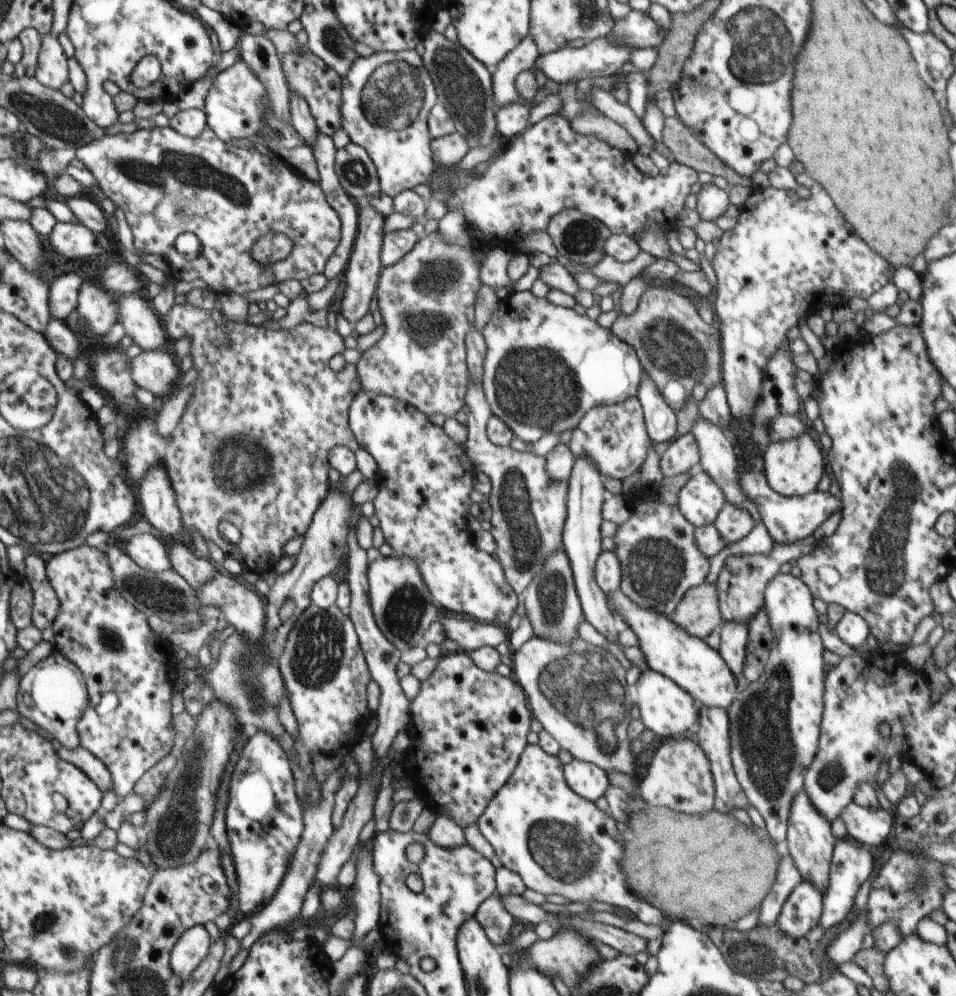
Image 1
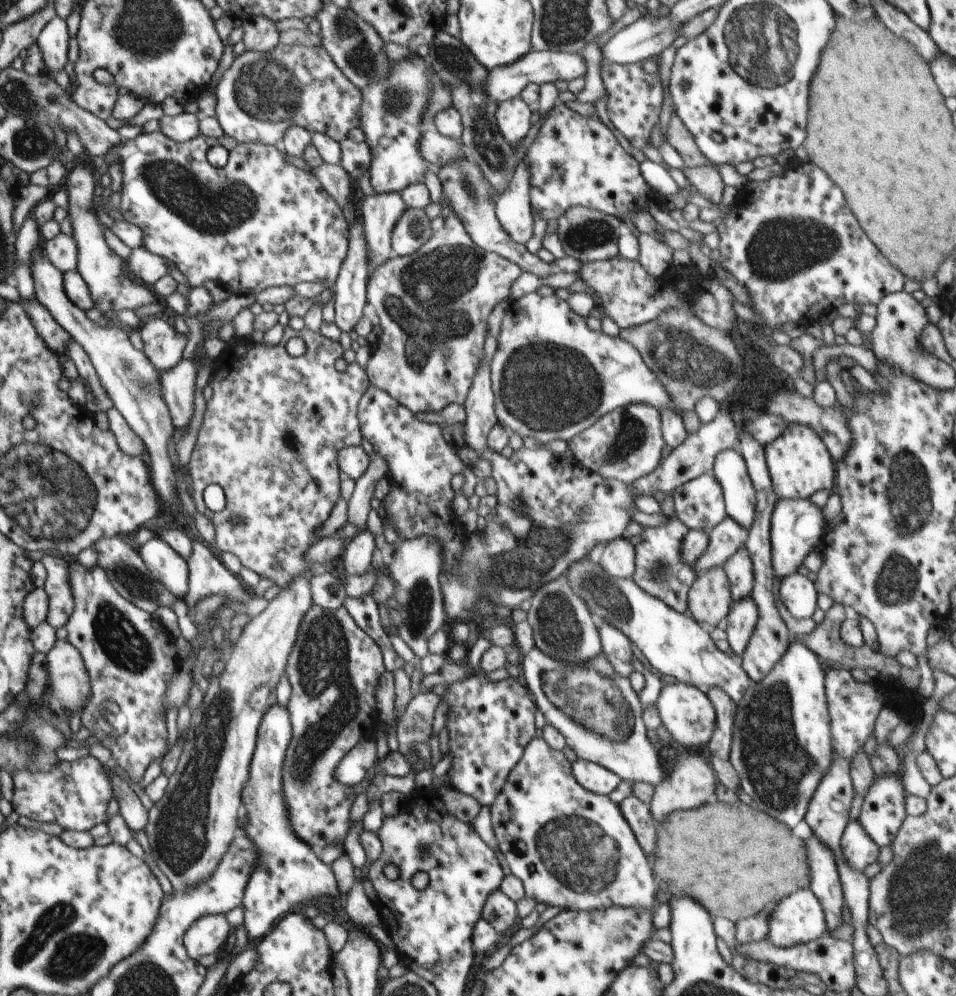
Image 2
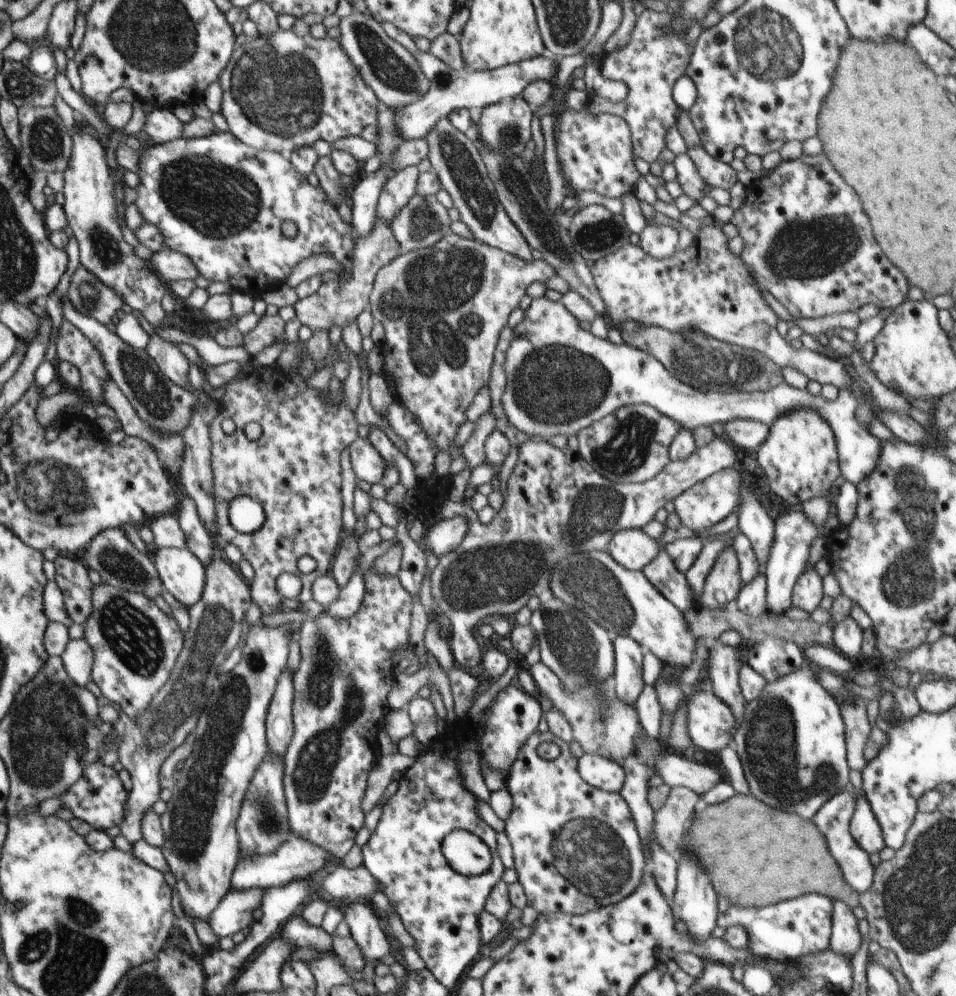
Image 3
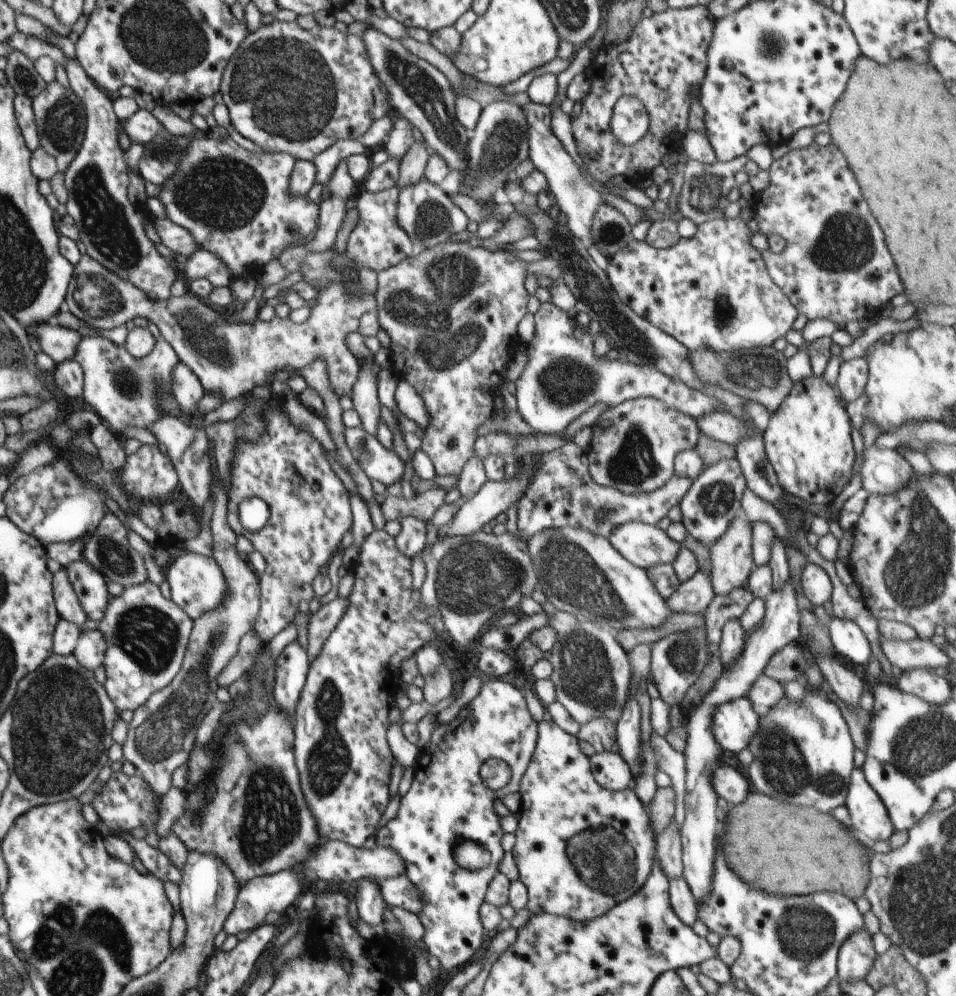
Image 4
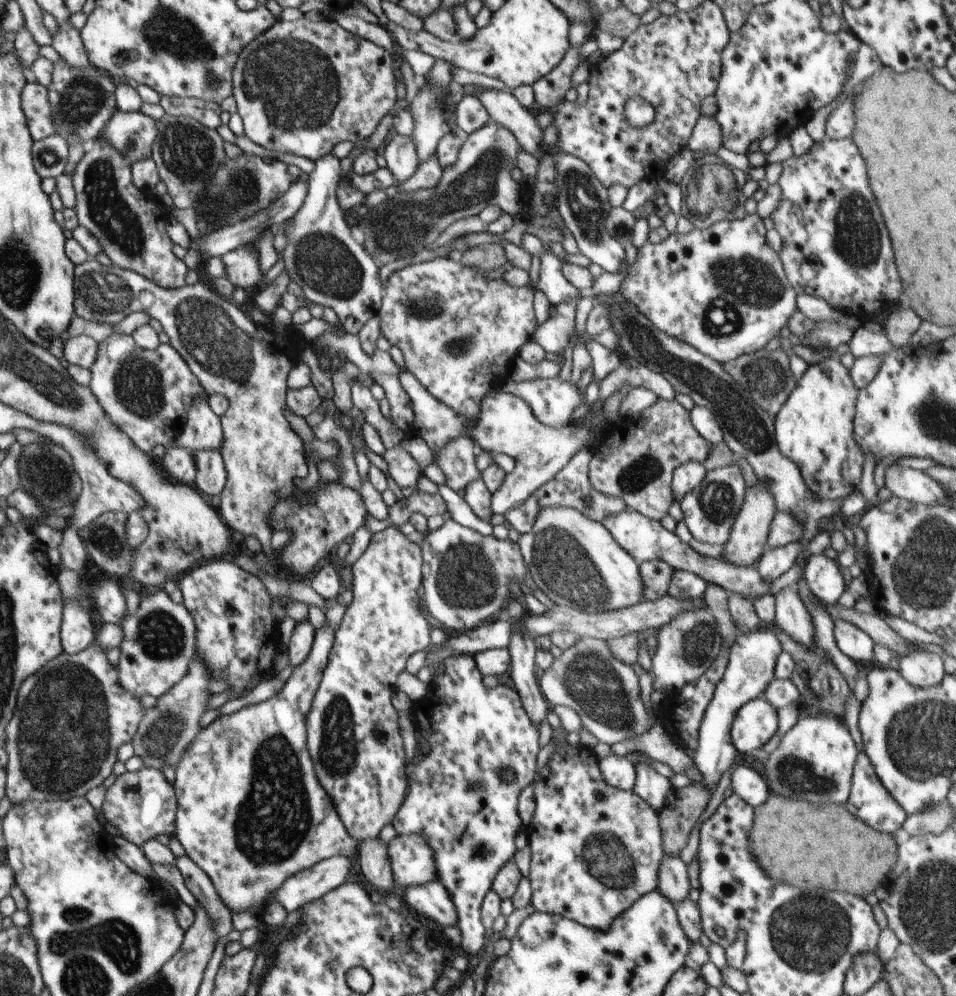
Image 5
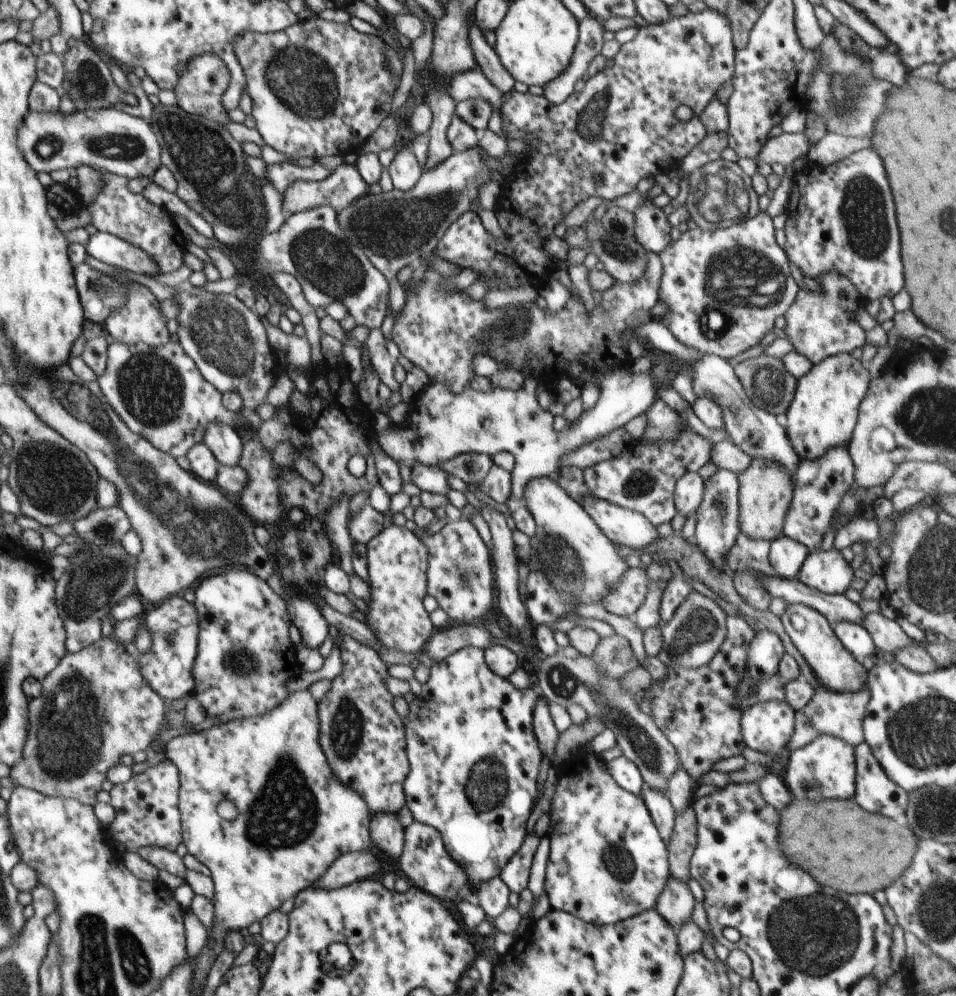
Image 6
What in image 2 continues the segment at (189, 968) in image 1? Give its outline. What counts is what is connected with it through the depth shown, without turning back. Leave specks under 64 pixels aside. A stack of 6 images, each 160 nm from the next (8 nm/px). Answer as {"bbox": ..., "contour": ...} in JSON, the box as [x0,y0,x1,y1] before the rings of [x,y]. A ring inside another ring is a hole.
{"bbox":[183,913,233,961],"contour":[[[224,913],[202,916],[186,932],[183,943],[188,956],[198,961],[204,955],[215,955],[218,949],[226,947],[233,930]]]}

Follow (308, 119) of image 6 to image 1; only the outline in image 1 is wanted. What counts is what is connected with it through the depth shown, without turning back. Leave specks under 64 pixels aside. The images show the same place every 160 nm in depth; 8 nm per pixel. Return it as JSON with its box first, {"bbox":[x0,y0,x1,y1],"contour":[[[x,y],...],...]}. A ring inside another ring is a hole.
{"bbox":[204,49,342,143],"contour":[[[310,49],[304,53],[298,51],[286,53],[280,59],[287,87],[308,103],[319,132],[331,137],[336,130],[341,128],[342,77]],[[238,59],[230,68],[219,72],[208,91],[204,112],[207,115],[207,126],[225,143],[238,138],[255,137],[265,122],[265,113],[269,98],[266,87],[259,81],[258,75],[246,64],[244,59]]]}

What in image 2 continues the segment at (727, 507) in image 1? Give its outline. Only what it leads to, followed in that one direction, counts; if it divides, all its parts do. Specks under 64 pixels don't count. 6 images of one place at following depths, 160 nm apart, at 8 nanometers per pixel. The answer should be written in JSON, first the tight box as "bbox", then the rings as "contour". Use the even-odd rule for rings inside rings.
{"bbox":[692,517,749,573],"contour":[[[726,517],[714,529],[708,531],[707,549],[692,565],[697,573],[714,567],[723,567],[726,561],[747,541],[749,532],[736,520]]]}

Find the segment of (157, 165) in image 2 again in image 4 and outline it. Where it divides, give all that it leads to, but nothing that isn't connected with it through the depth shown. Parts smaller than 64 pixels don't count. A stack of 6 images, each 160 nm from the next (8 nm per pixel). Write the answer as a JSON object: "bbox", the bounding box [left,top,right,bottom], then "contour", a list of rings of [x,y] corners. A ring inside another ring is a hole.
{"bbox":[156,138,319,280],"contour":[[[230,138],[194,139],[182,157],[178,157],[176,172],[160,186],[156,198],[166,209],[166,219],[186,228],[200,249],[216,254],[233,277],[243,280],[251,270],[259,266],[265,268],[268,262],[279,259],[288,246],[296,246],[318,230],[319,205],[307,195],[296,196],[292,192],[290,178],[295,163],[296,159],[289,153],[249,151]]]}

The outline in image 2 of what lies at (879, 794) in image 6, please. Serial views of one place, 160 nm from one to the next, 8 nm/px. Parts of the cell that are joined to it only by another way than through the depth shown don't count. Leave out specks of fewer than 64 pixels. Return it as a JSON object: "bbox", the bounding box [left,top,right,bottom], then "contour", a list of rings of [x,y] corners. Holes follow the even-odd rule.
{"bbox":[841,820,881,871],"contour":[[[851,820],[843,832],[841,849],[851,867],[864,871],[866,866],[878,861],[881,848],[864,830],[860,821]]]}

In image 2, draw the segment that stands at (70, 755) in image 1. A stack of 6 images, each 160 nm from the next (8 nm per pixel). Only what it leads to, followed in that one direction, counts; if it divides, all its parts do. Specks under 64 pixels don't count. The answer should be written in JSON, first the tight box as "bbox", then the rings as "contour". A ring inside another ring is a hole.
{"bbox":[109,768,149,832],"contour":[[[109,768],[109,775],[111,776],[112,788],[115,789],[115,795],[118,798],[119,813],[125,818],[131,830],[134,832],[145,831],[149,819],[149,810],[144,807],[128,783],[114,775],[112,768]]]}

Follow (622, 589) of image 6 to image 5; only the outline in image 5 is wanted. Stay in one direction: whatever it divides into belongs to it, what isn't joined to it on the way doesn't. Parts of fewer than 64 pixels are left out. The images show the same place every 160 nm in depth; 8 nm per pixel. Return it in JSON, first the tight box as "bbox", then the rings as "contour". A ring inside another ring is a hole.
{"bbox":[639,559,673,601],"contour":[[[661,559],[644,561],[639,565],[643,580],[643,600],[655,601],[666,596],[671,583],[673,568]]]}

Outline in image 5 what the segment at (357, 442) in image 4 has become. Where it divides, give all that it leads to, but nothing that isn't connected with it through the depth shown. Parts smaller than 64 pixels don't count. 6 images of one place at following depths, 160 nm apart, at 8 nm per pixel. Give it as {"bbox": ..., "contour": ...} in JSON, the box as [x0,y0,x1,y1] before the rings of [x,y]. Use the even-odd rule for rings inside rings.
{"bbox":[382,445,424,488],"contour":[[[402,445],[388,449],[382,457],[388,463],[390,476],[400,488],[417,488],[418,478],[424,475],[424,469]]]}

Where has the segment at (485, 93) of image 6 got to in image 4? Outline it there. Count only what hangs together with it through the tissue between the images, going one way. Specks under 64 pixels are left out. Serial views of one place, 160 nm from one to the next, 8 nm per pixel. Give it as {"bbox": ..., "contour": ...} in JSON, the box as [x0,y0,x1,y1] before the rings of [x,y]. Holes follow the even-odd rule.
{"bbox":[522,101,606,247],"contour":[[[531,101],[522,110],[524,110],[528,122],[529,158],[535,169],[544,174],[548,182],[549,192],[554,196],[560,211],[566,214],[566,218],[568,218],[568,228],[572,230],[572,234],[576,238],[588,247],[592,244],[592,232],[590,230],[592,230],[594,214],[606,202],[604,202],[602,194],[584,178],[584,174],[580,172],[580,166],[572,160],[572,156],[564,150],[562,142],[552,132],[550,108]]]}

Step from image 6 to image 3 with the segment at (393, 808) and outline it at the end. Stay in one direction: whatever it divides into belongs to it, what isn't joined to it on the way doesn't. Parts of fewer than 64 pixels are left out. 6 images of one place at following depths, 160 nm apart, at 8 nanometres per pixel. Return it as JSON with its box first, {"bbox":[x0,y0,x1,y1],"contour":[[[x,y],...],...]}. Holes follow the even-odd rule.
{"bbox":[282,542,413,859],"contour":[[[396,542],[366,571],[366,592],[358,613],[351,618],[332,618],[327,611],[323,611],[316,618],[307,617],[296,634],[301,658],[292,678],[294,733],[284,756],[282,778],[288,826],[292,835],[324,848],[338,859],[352,850],[358,831],[364,827],[365,814],[361,802],[368,788],[368,775],[379,758],[378,736],[383,729],[385,715],[390,710],[387,697],[392,684],[399,679],[394,673],[392,652],[401,644],[408,643],[413,603],[397,577],[402,550],[402,544]]]}

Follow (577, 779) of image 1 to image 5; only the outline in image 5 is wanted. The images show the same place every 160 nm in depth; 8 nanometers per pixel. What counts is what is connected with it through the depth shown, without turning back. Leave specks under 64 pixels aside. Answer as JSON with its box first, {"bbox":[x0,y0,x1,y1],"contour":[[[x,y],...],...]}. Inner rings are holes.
{"bbox":[599,753,636,791],"contour":[[[610,753],[599,759],[603,779],[611,786],[623,791],[632,791],[636,782],[635,764],[626,756]]]}

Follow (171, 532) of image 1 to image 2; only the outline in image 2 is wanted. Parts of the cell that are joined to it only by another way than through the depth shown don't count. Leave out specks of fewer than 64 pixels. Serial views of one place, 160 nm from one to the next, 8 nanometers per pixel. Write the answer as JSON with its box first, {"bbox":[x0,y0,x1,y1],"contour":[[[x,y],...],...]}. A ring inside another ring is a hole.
{"bbox":[31,246,177,510],"contour":[[[38,246],[31,255],[31,273],[36,300],[51,312],[68,333],[71,333],[73,341],[89,354],[101,383],[105,386],[108,396],[114,401],[114,408],[118,409],[127,425],[145,442],[150,455],[151,483],[155,491],[159,492],[165,508],[170,510],[173,506],[177,506],[174,468],[168,456],[168,445],[173,440],[176,428],[162,396],[163,390],[158,380],[159,370],[153,362],[150,362],[143,350],[136,349],[130,342],[127,330],[118,327],[105,328],[98,322],[88,319],[88,314],[75,305],[65,293],[63,274],[47,259]]]}

